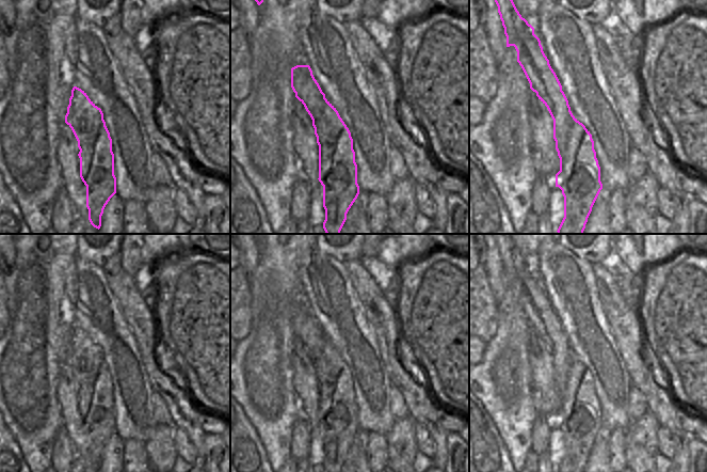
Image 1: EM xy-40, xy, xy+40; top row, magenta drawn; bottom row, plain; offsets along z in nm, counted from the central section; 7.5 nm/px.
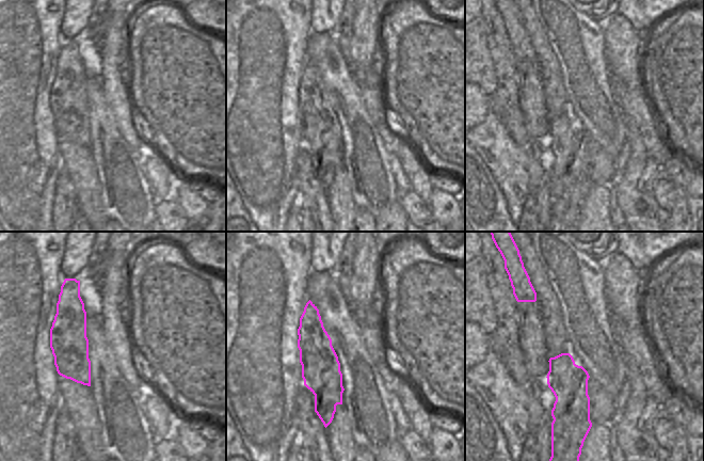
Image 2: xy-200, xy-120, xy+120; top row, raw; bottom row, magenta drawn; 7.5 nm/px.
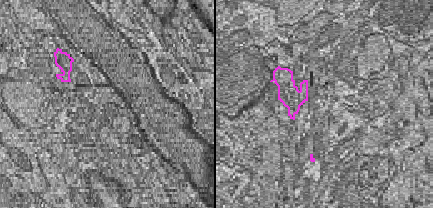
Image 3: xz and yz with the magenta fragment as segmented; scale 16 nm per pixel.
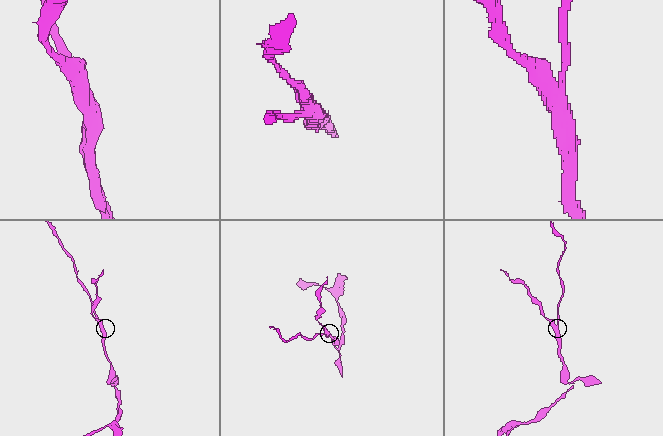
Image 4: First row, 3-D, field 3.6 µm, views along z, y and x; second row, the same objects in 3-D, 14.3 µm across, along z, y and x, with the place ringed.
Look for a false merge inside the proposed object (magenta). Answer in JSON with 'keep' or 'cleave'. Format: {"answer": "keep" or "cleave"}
{"answer": "cleave"}

